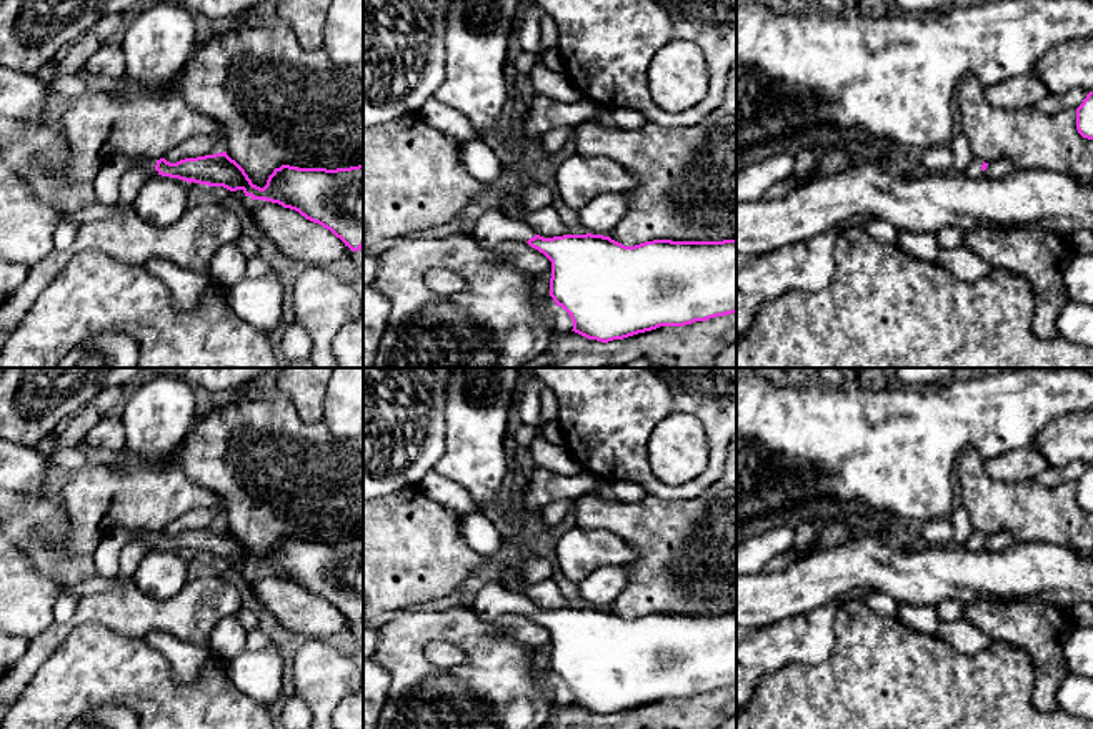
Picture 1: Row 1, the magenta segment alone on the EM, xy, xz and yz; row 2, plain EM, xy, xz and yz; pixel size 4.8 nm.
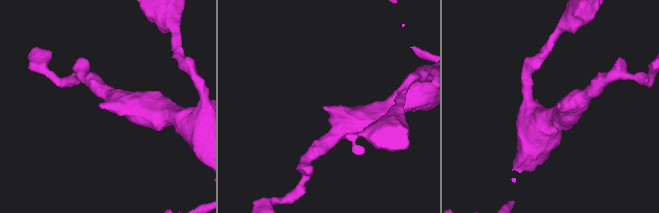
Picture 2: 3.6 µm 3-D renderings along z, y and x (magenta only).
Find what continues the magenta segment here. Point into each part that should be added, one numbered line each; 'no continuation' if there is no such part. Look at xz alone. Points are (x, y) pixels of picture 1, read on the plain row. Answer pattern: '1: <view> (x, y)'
1: xz (492, 600)

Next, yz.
1: yz (973, 543)

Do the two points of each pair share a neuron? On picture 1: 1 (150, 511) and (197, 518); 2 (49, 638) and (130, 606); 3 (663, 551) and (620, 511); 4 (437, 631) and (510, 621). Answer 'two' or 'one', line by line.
1: two
2: one
3: one
4: two

